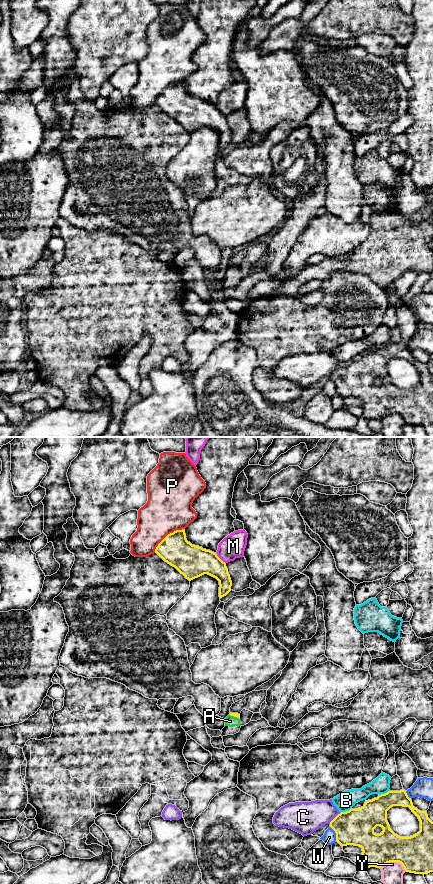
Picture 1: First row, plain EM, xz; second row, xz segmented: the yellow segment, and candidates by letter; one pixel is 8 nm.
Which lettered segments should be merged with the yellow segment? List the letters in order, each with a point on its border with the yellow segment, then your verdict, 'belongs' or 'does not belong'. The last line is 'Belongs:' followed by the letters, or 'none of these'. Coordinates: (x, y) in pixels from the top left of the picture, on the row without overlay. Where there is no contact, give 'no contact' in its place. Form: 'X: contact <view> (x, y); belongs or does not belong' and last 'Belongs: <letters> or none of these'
A: contact xz (234, 268); belongs
B: contact xz (385, 345); does not belong
C: contact xz (334, 370); does not belong
M: contact xz (219, 110); does not belong
P: contact xz (166, 88); does not belong
W: contact xz (335, 384); does not belong
Y: contact xz (394, 413); does not belong
Belongs: A

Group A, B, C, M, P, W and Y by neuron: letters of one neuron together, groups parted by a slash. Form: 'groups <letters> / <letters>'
groups A / B / C / M / P / W / Y

